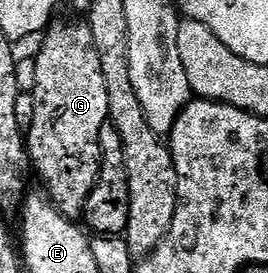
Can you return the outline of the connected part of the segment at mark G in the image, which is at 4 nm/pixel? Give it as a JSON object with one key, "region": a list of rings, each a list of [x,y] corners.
{"region":[[[88,23],[56,24],[44,33],[45,41],[41,49],[35,52],[36,85],[31,95],[37,102],[37,109],[31,130],[27,133],[27,147],[32,167],[45,183],[44,191],[48,199],[64,216],[77,218],[84,213],[87,198],[99,182],[100,176],[97,175],[101,172],[101,127],[104,124],[106,126],[109,120],[108,90]]]}

